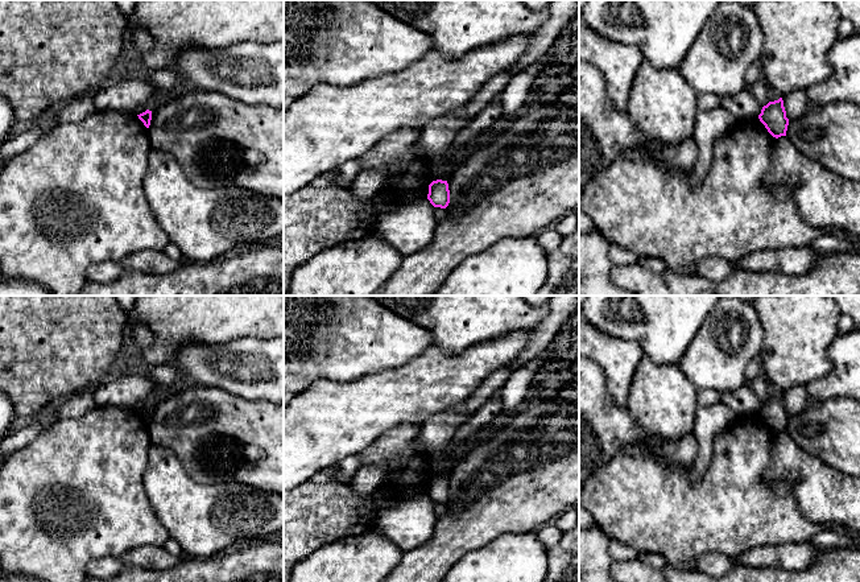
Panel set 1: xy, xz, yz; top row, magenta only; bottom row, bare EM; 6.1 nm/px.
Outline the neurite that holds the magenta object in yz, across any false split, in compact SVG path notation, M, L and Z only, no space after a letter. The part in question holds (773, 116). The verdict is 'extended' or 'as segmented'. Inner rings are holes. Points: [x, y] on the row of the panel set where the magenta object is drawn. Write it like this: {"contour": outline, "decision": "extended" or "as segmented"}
{"contour": "M782 98L764 106L758 119L773 137L786 136L789 119L786 117Z", "decision": "as segmented"}

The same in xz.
{"contour": "M433 181L429 185L427 199L434 207L446 209L450 203L450 190L447 181Z", "decision": "as segmented"}

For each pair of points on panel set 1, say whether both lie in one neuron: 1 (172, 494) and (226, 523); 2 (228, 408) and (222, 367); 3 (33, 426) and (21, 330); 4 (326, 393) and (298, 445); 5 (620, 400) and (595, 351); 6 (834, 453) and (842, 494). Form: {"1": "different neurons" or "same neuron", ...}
{"1": "same neuron", "2": "different neurons", "3": "different neurons", "4": "same neuron", "5": "same neuron", "6": "different neurons"}

